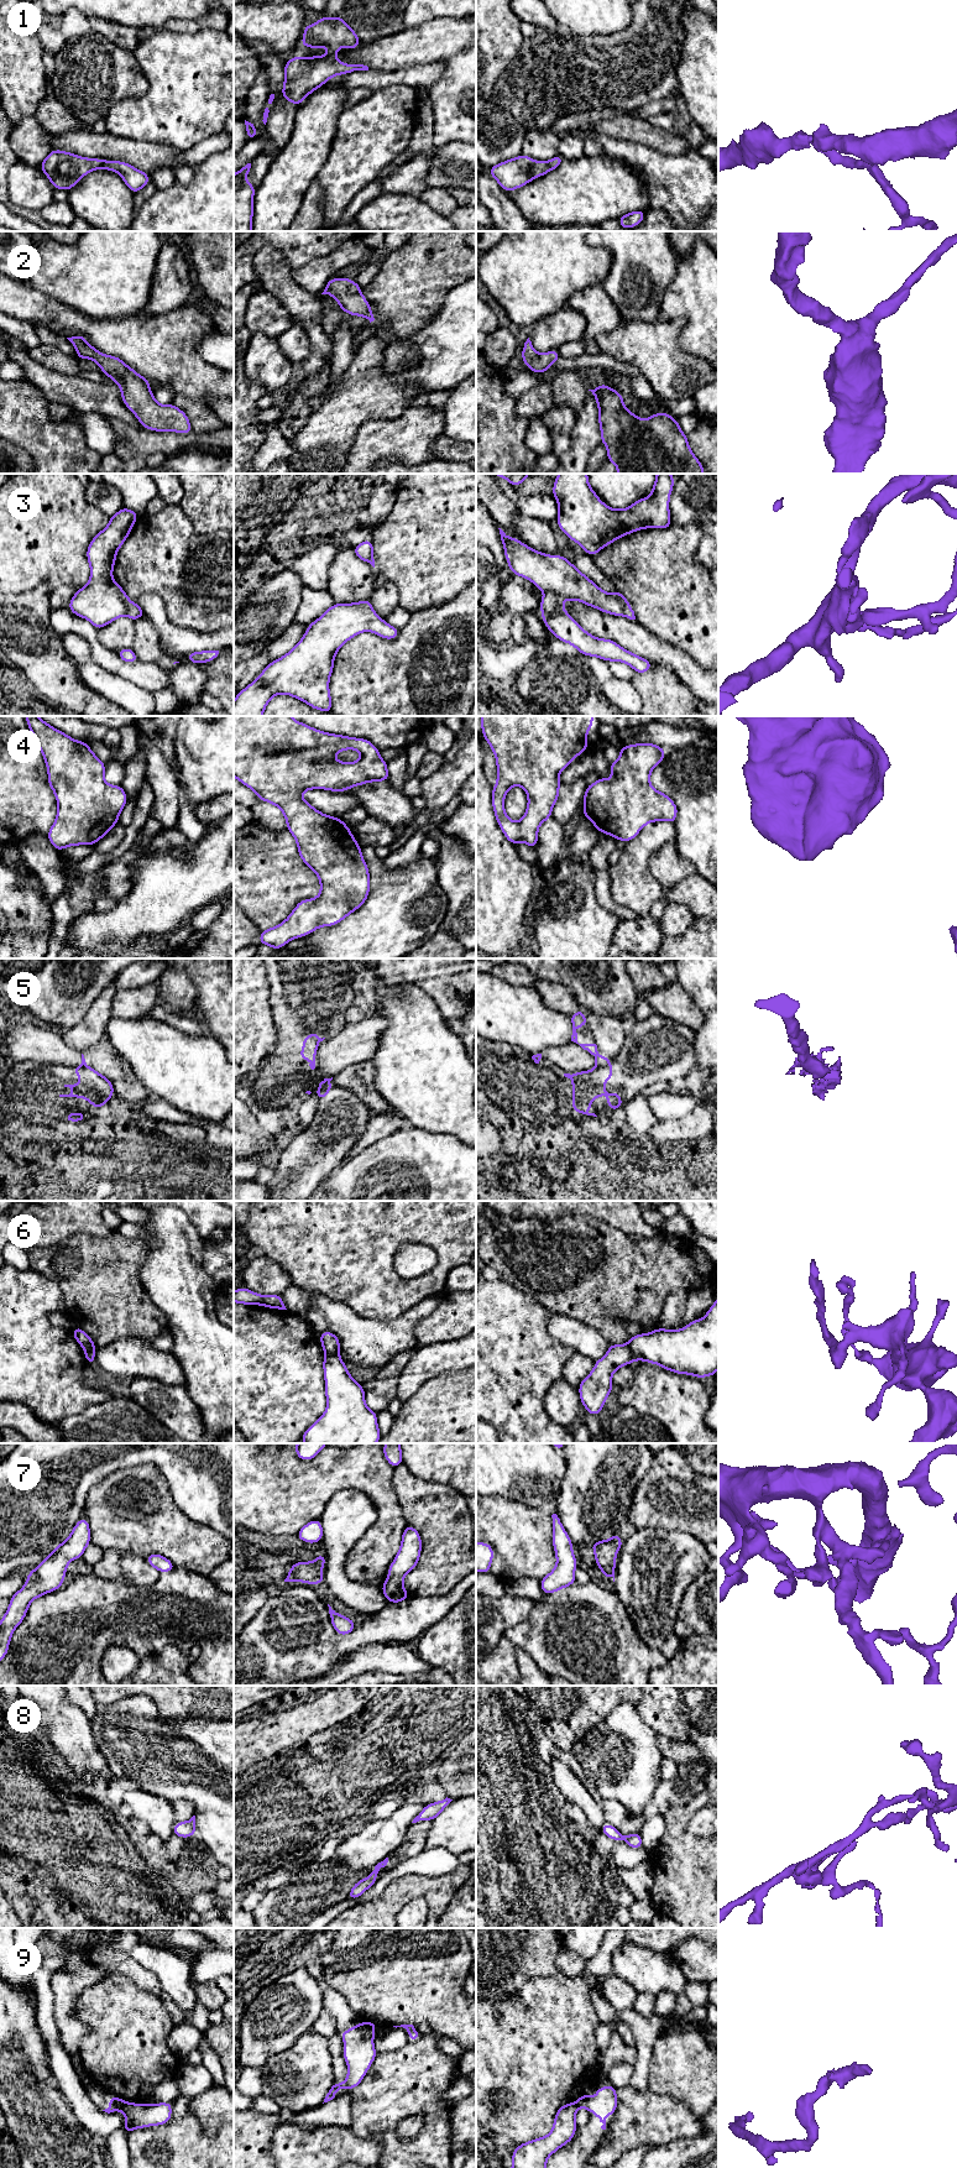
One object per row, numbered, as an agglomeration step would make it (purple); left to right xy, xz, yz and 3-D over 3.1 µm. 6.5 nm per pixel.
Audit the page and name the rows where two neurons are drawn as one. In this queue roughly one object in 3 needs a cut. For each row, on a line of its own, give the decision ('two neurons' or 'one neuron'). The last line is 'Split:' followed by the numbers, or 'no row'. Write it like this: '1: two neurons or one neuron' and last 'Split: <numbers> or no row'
1: one neuron
2: one neuron
3: one neuron
4: one neuron
5: two neurons
6: two neurons
7: one neuron
8: one neuron
9: two neurons
Split: 5, 6, 9

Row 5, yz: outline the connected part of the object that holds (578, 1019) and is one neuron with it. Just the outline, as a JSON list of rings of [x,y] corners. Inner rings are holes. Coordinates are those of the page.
[[[582,1009],[574,1014],[570,1014],[570,1019],[572,1023],[571,1041],[579,1044],[576,1029],[582,1025],[589,1026],[589,1023],[586,1020],[585,1013]],[[579,1044],[579,1045],[596,1059],[596,1066],[605,1066],[610,1062],[610,1060],[603,1054],[601,1054],[600,1057],[597,1056],[598,1049],[596,1044]]]

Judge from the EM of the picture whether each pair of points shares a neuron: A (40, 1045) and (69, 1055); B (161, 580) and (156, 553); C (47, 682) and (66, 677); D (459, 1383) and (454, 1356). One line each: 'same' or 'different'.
A: same
B: same
C: same
D: different

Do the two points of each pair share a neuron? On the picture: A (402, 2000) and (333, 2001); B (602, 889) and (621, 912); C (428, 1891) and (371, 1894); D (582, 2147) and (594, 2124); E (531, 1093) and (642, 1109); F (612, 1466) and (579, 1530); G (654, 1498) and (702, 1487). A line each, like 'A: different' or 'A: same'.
A: different
B: same
C: different
D: same
E: different
F: same
G: same

